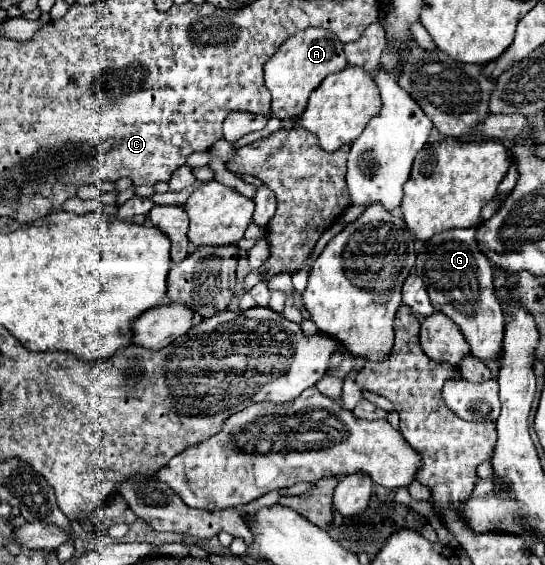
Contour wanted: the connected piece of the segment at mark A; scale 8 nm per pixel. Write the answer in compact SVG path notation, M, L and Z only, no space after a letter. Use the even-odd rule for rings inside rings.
M304 29L288 41L282 43L282 49L264 65L264 81L272 95L270 113L278 119L292 119L302 113L310 93L324 81L326 75L338 73L346 67L346 57L342 51L344 43L328 29Z

